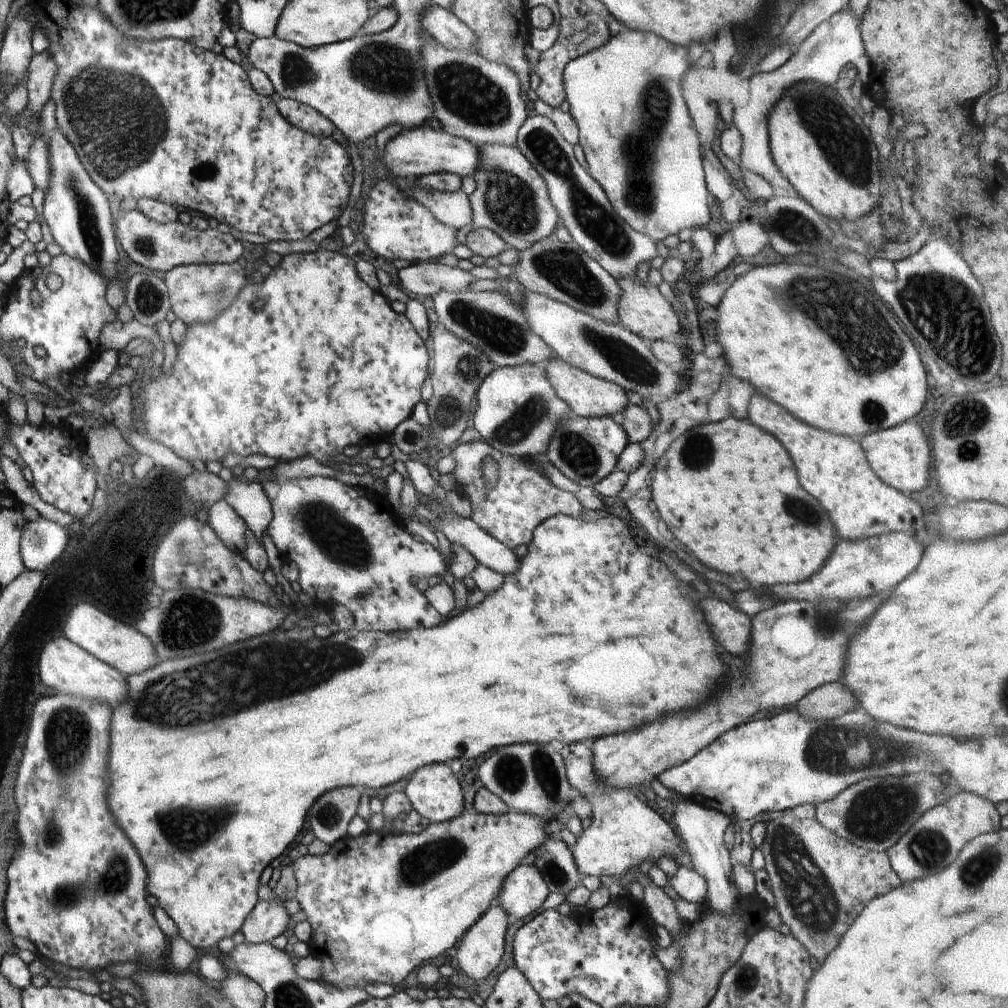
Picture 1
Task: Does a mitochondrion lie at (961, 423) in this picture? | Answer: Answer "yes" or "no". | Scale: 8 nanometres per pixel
yes

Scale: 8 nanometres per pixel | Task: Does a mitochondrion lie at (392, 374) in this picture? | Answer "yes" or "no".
no

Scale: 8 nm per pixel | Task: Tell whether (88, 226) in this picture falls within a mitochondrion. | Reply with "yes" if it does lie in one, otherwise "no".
yes

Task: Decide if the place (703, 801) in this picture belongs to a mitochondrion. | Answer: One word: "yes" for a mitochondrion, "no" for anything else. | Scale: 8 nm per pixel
no

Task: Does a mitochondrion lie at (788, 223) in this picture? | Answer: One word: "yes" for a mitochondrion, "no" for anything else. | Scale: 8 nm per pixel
yes

